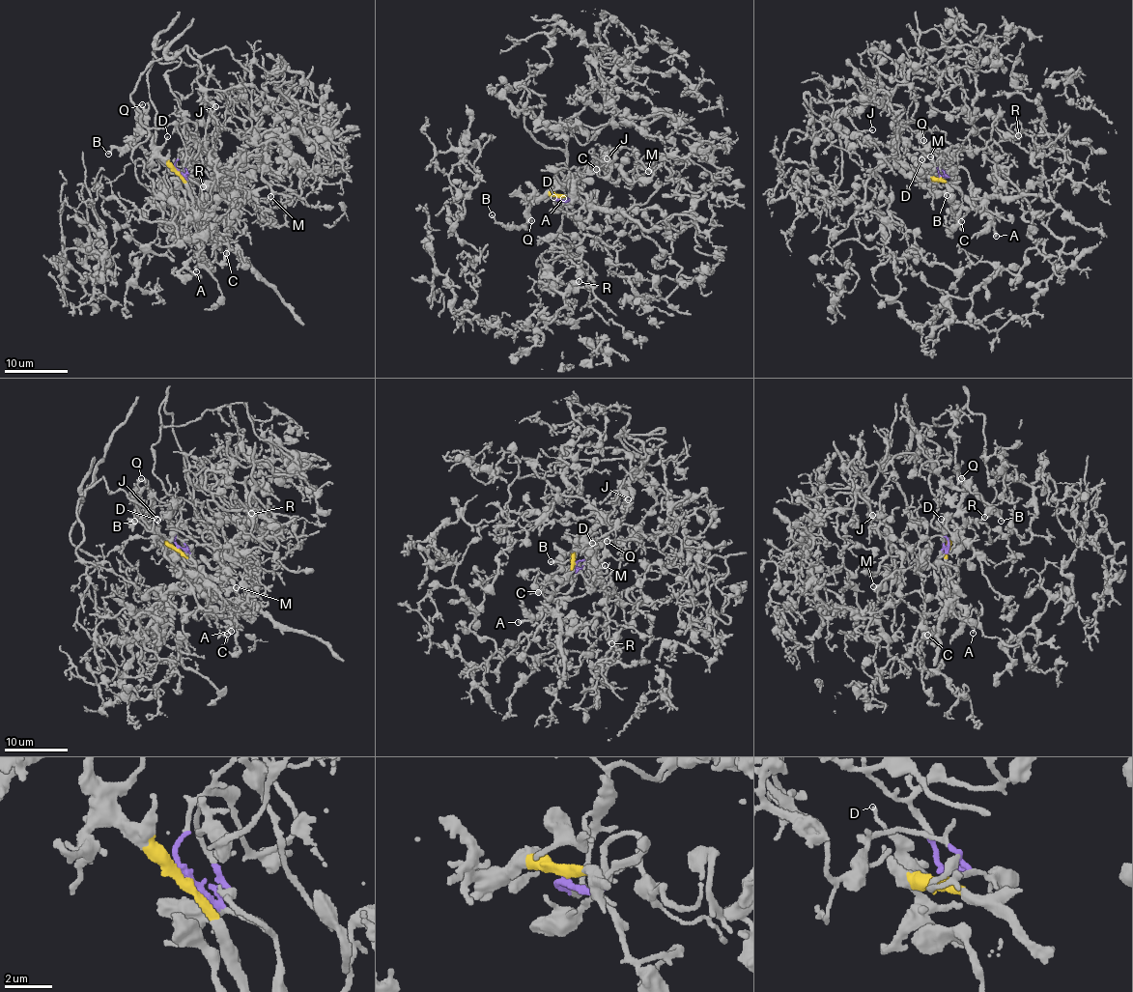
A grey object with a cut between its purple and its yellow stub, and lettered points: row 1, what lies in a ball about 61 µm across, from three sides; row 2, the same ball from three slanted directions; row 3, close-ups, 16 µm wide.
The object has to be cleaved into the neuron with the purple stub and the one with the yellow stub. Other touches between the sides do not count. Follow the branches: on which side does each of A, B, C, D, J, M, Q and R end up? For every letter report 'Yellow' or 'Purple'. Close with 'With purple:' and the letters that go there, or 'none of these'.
A: Yellow
B: Yellow
C: Purple
D: Yellow
J: Purple
M: Purple
Q: Yellow
R: Purple
With purple: C, J, M, R

